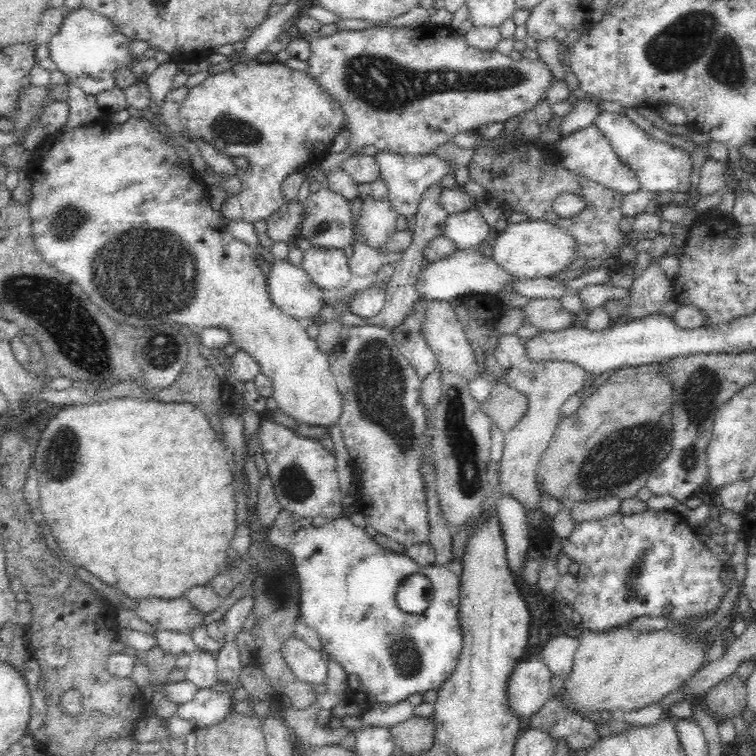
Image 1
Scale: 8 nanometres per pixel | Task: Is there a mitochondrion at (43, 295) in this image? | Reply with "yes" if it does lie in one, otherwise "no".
yes

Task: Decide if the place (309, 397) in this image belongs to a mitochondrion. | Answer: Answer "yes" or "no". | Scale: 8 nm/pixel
no

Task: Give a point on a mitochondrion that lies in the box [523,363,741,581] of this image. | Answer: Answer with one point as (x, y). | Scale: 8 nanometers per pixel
(616, 467)

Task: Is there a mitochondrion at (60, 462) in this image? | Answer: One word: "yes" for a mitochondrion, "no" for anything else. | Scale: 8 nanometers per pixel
yes

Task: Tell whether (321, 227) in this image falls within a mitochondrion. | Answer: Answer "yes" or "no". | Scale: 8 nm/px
yes

